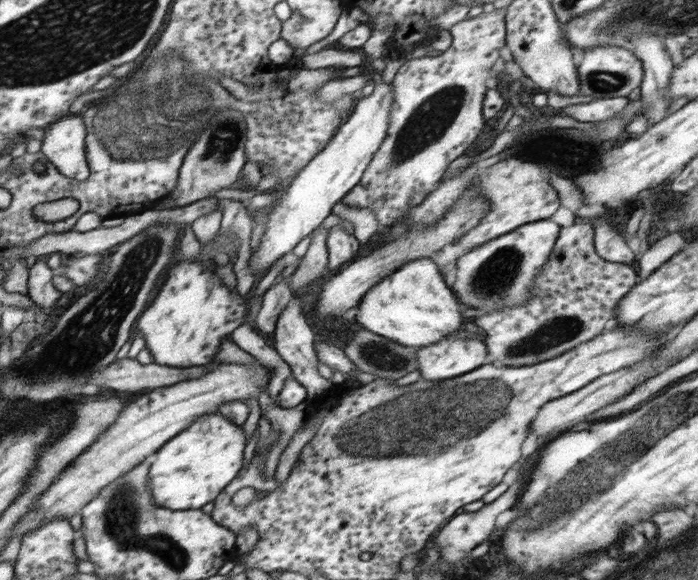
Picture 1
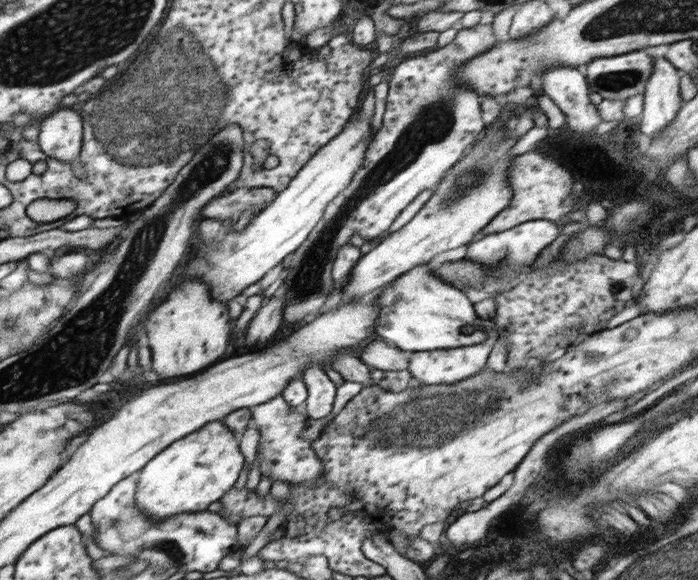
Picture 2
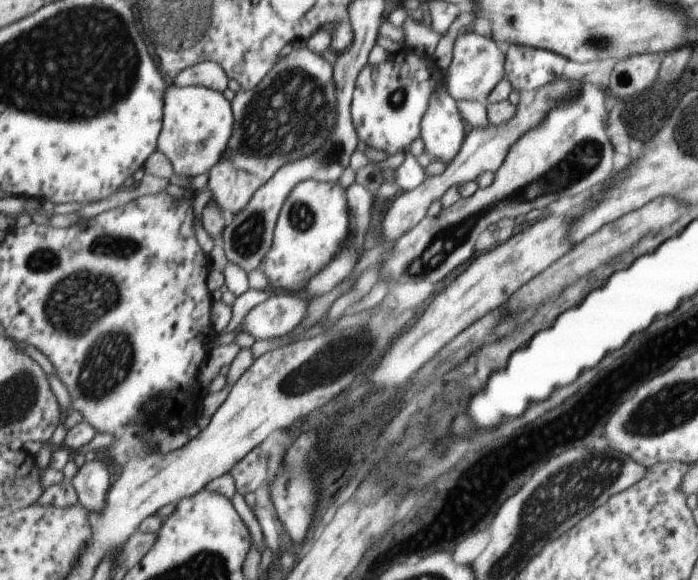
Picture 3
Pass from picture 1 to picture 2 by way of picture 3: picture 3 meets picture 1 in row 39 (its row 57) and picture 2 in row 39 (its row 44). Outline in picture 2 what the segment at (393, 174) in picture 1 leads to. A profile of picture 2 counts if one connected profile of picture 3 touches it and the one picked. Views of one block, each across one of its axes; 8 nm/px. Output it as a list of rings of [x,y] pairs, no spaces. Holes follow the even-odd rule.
[[[477,23],[471,28],[457,27],[455,37],[444,47],[438,48],[434,52],[427,53],[424,56],[416,56],[402,60],[400,63],[395,65],[393,68],[393,74],[388,82],[389,89],[385,99],[385,109],[382,116],[381,126],[376,132],[377,142],[373,142],[373,150],[369,150],[369,162],[365,162],[365,170],[361,170],[361,174],[357,174],[357,182],[353,182],[353,186],[346,186],[345,194],[338,194],[333,201],[329,202],[329,205],[326,205],[323,218],[321,218],[319,224],[312,229],[310,236],[304,241],[304,244],[296,250],[295,254],[293,254],[293,258],[291,259],[293,263],[291,263],[288,268],[289,272],[280,287],[283,291],[282,299],[285,304],[282,310],[283,326],[297,326],[297,324],[300,324],[297,320],[301,320],[305,314],[313,314],[313,312],[317,312],[317,310],[319,310],[319,306],[325,302],[327,294],[334,289],[335,280],[331,280],[331,278],[329,278],[329,244],[331,244],[331,258],[335,258],[338,246],[341,246],[343,243],[349,243],[349,238],[351,238],[353,234],[361,236],[364,240],[375,238],[375,236],[380,236],[380,234],[383,236],[383,232],[386,232],[387,228],[391,226],[391,222],[395,220],[395,216],[397,216],[397,214],[399,214],[399,212],[401,212],[401,210],[403,210],[403,208],[405,208],[405,206],[407,206],[407,204],[409,204],[409,202],[411,202],[411,200],[419,194],[419,192],[423,192],[423,190],[431,190],[431,188],[435,186],[435,182],[443,177],[443,172],[447,172],[449,166],[453,166],[453,164],[455,164],[455,162],[462,157],[461,154],[463,154],[463,150],[465,150],[469,144],[473,144],[473,142],[477,141],[477,134],[479,134],[479,132],[481,132],[481,128],[483,128],[483,122],[481,122],[481,118],[479,118],[480,98],[477,96],[477,92],[475,92],[475,90],[467,90],[467,88],[463,88],[463,86],[457,86],[457,84],[455,84],[456,80],[454,79],[454,70],[456,70],[458,66],[462,66],[464,62],[472,60],[472,58],[475,58],[478,54],[486,52],[486,50],[492,48],[494,44],[495,36],[493,36],[493,28],[491,28],[491,24]]]

